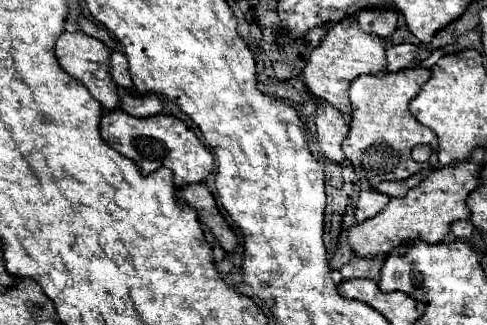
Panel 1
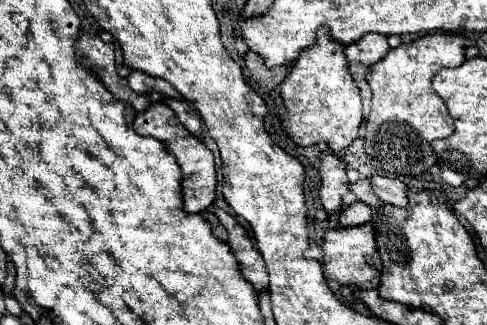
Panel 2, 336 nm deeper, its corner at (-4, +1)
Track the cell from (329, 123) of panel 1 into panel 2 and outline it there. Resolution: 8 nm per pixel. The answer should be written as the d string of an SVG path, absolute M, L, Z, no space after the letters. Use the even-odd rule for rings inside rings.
M323 153L321 165L319 165L319 175L321 175L321 185L319 185L319 201L327 215L333 215L335 211L341 209L341 199L349 191L349 179L345 175L345 163L331 153Z

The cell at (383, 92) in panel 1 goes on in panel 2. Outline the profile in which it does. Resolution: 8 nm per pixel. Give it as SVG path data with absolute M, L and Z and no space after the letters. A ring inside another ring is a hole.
M425 35L417 41L409 41L395 49L389 49L389 53L381 61L369 67L367 83L371 85L371 91L373 91L373 103L371 103L369 121L365 123L365 151L369 157L381 163L381 169L385 173L413 177L413 175L421 175L429 171L429 167L437 163L437 155L431 149L431 141L449 137L455 131L455 125L447 111L447 105L435 93L431 81L439 69L457 67L463 61L465 61L465 37L461 35Z

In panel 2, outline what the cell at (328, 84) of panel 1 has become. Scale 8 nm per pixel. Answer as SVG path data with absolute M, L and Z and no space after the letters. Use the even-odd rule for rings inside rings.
M321 31L317 47L303 51L297 63L291 65L287 79L281 83L281 97L287 109L287 113L281 117L281 129L297 145L307 147L325 143L325 149L341 151L355 141L363 123L359 89L349 75L343 47L337 47L337 43L329 39L327 31Z

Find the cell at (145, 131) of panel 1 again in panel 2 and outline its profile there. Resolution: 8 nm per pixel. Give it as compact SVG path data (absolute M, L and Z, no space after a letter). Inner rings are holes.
M153 103L147 111L139 113L133 121L133 129L139 135L149 135L159 139L161 143L167 145L169 151L173 151L173 157L177 159L177 165L181 167L183 173L183 211L187 213L201 213L205 211L213 201L215 201L215 189L217 189L217 179L215 179L215 163L213 163L213 155L211 151L193 135L189 135L189 131L185 131L185 127L181 127L175 119L173 109L169 109L165 103Z

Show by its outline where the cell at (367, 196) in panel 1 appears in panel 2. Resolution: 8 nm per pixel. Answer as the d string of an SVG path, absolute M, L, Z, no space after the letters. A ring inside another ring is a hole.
M359 201L345 207L339 215L339 227L359 227L369 221L371 221L371 209Z

